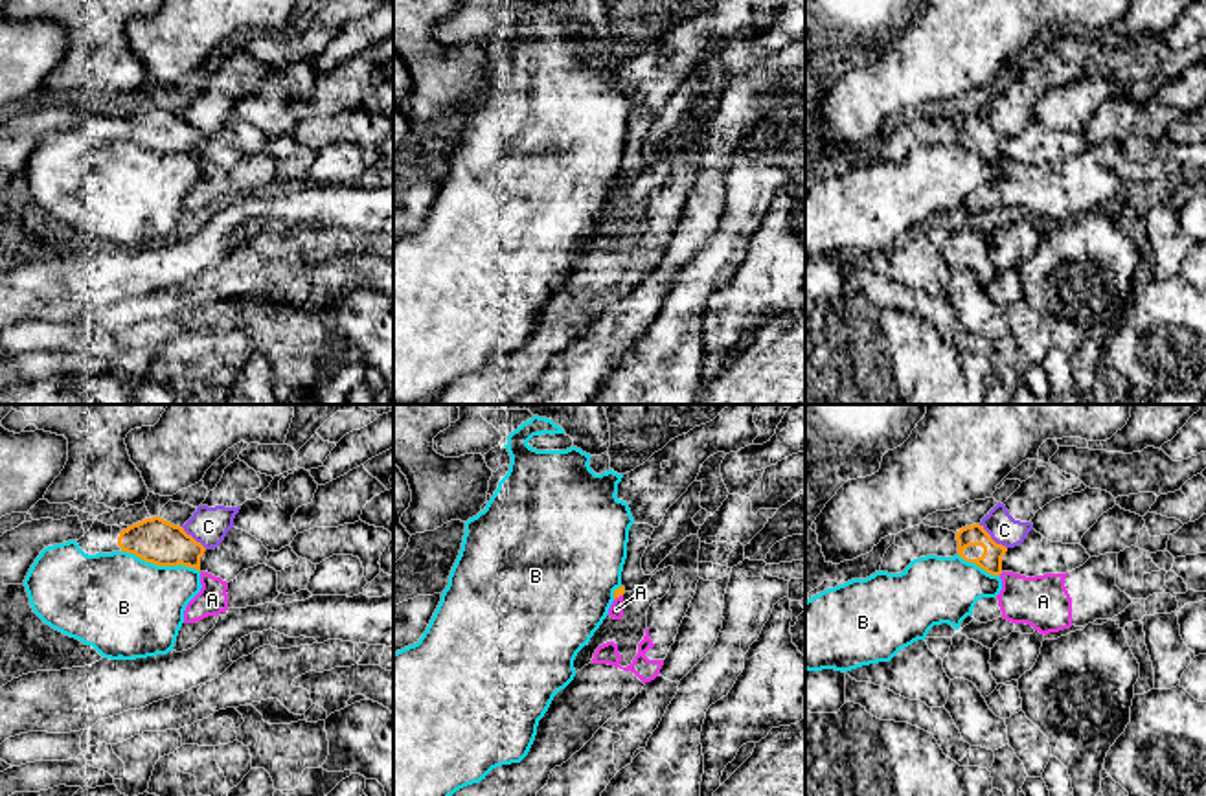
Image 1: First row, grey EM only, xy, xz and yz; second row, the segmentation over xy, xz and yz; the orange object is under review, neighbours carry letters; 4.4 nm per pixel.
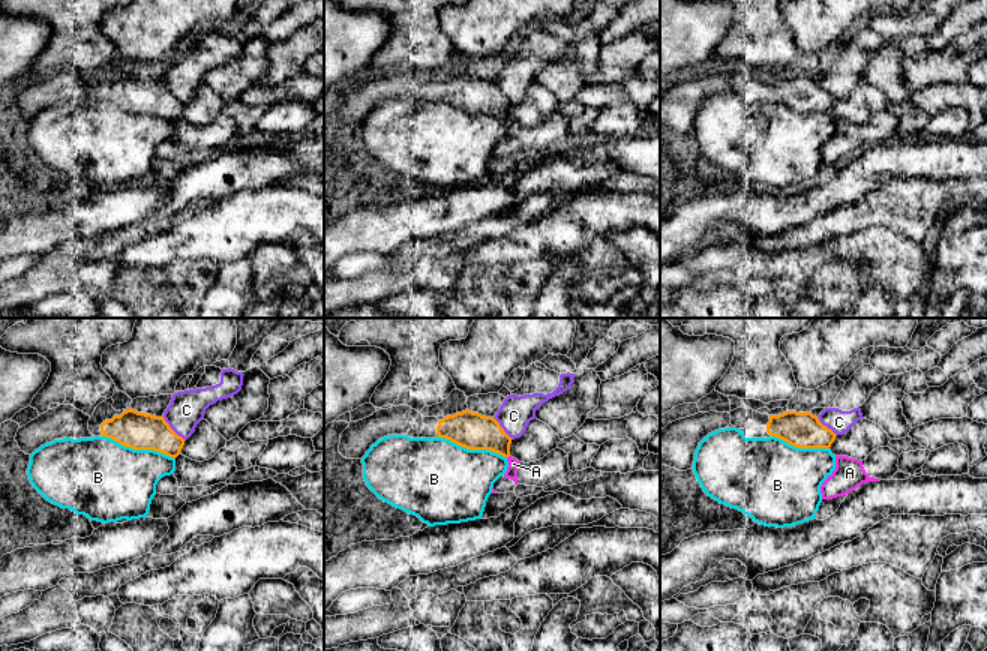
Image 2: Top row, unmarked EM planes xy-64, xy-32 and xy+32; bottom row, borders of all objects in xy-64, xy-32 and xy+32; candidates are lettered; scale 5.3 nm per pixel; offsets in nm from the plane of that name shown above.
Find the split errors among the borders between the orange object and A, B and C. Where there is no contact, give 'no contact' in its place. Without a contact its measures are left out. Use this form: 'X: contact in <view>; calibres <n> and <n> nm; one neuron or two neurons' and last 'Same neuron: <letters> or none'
A: contact in xz; calibres 40 and 60 nm; two neurons
B: contact in xy; calibres 200 and 440 nm; two neurons
C: contact in yz; calibres 100 and 130 nm; two neurons
Same neuron: none

